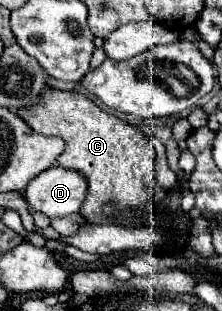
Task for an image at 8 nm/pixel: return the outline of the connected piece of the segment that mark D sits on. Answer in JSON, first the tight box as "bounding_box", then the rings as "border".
{"bounding_box":[26,166,88,218],"border":[[[52,166],[26,186],[26,196],[34,210],[52,218],[78,212],[86,198],[86,190],[88,182],[82,174],[76,174],[76,170],[64,170],[62,166]]]}

